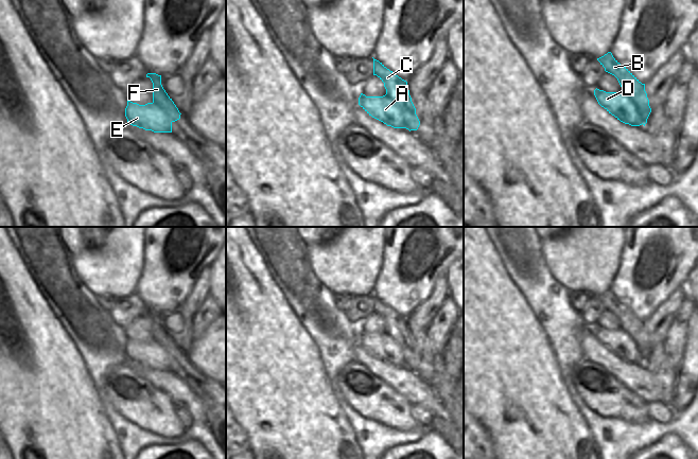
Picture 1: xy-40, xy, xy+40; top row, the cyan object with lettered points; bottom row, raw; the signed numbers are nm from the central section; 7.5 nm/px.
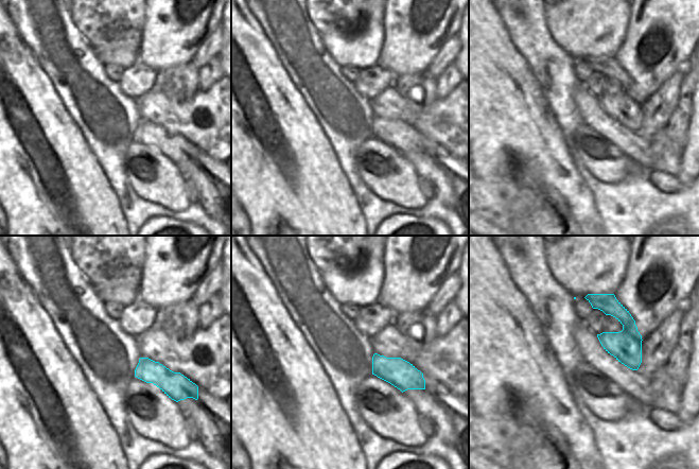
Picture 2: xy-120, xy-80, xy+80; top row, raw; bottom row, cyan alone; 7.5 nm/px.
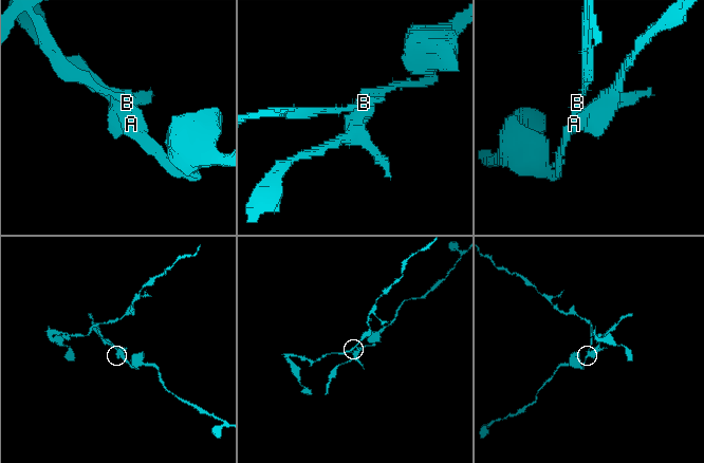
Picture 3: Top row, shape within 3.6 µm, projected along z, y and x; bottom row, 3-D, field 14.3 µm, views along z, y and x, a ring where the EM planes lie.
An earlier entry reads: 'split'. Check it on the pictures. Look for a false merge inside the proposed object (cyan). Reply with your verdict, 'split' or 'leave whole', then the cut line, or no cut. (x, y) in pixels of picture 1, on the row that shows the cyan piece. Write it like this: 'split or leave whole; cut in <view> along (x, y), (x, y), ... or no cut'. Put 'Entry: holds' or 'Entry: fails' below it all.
split; cut in xy+40 along (622, 89), (635, 104), (643, 123)
Entry: holds

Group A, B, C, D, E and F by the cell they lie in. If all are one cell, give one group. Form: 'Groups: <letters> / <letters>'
Groups: A D E / B C F

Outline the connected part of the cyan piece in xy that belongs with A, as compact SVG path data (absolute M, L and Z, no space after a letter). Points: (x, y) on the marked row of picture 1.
M361 93L359 105L372 118L394 128L405 128L405 117L397 103L387 94L366 96Z

